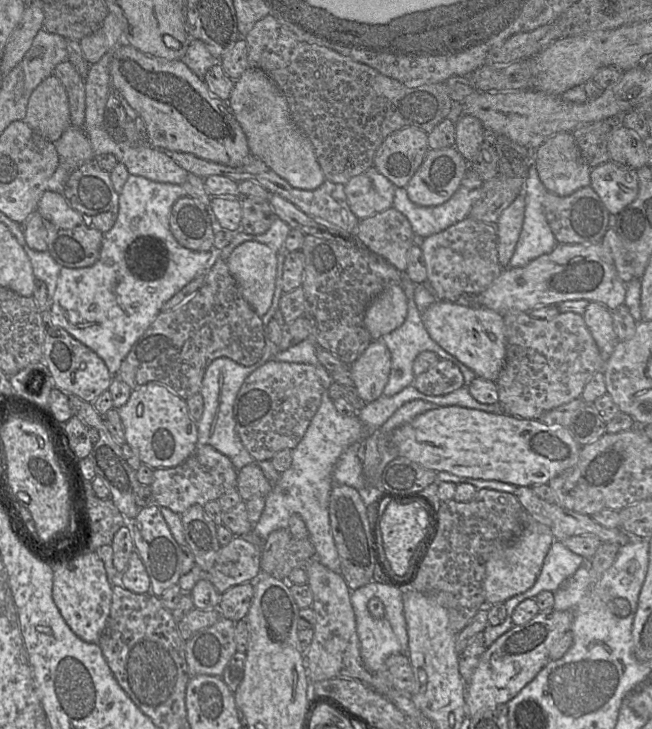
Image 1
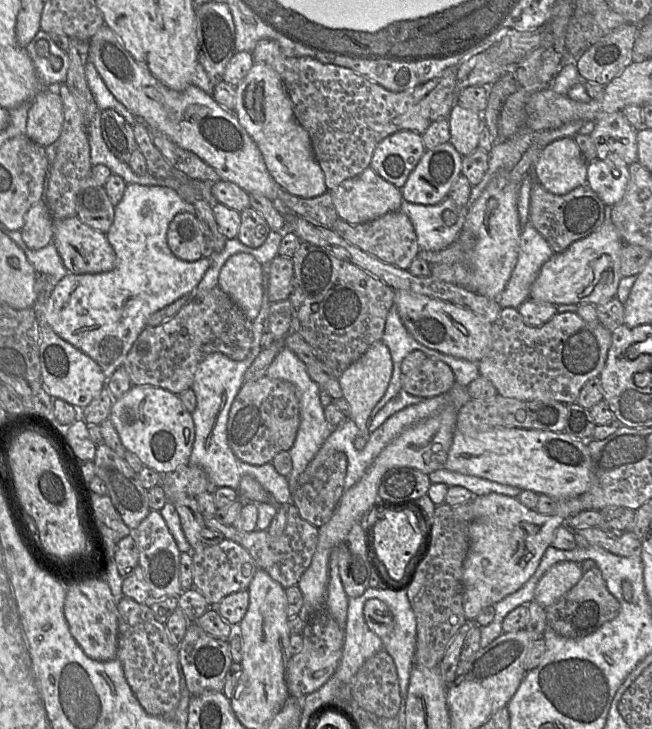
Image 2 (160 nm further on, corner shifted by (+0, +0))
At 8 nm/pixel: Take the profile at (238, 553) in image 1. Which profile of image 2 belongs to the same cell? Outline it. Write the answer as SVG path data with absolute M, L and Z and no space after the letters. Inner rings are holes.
M223 539L216 545L201 545L192 550L193 587L207 600L210 606L216 606L224 597L247 589L258 567L249 552L240 544Z

